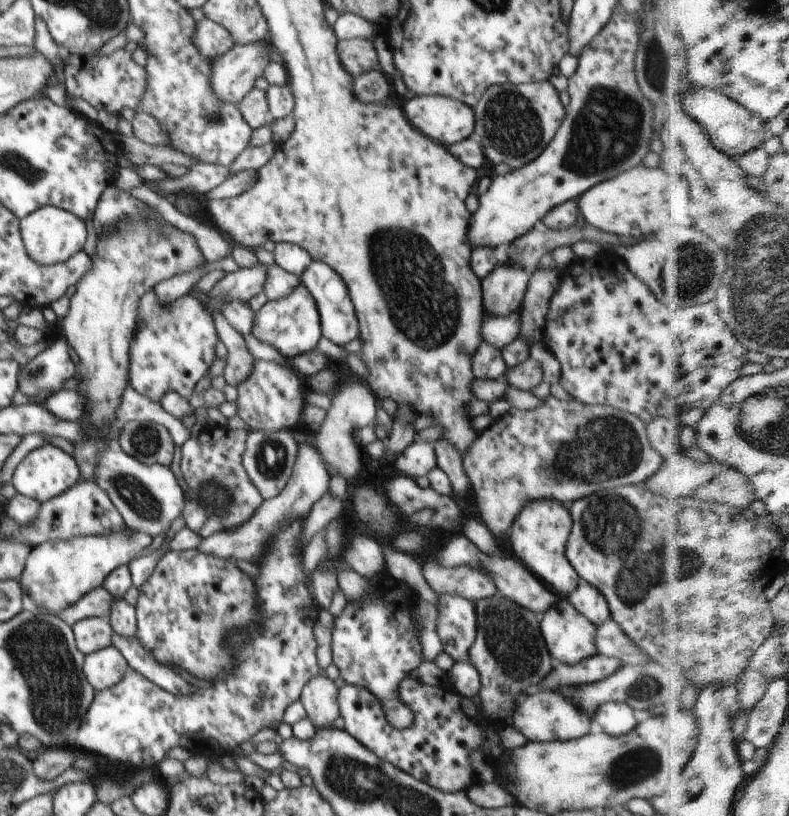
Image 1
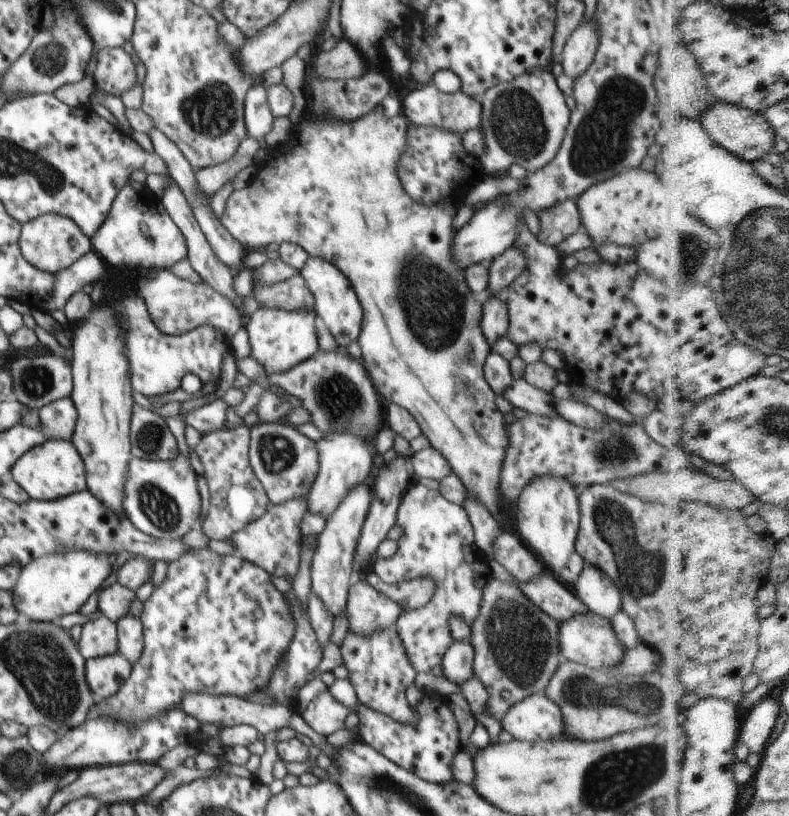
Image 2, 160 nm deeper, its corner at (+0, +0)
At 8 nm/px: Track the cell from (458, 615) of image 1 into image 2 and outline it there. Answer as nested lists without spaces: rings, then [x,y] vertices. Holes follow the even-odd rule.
[[[454,641],[443,656],[441,667],[443,676],[459,687],[473,674],[474,649],[471,641]]]

